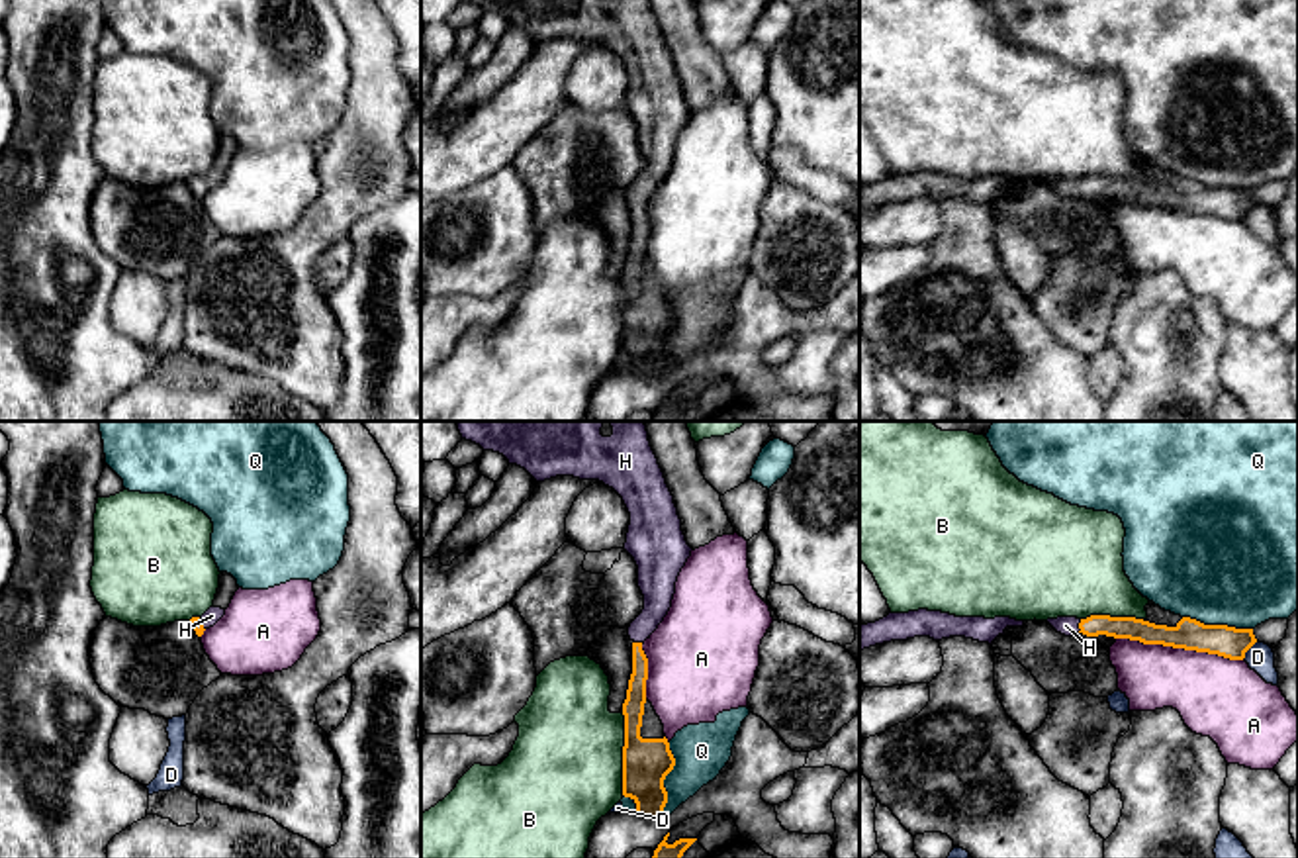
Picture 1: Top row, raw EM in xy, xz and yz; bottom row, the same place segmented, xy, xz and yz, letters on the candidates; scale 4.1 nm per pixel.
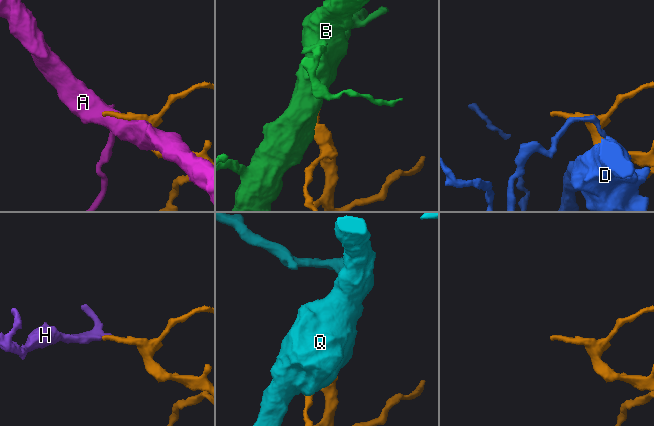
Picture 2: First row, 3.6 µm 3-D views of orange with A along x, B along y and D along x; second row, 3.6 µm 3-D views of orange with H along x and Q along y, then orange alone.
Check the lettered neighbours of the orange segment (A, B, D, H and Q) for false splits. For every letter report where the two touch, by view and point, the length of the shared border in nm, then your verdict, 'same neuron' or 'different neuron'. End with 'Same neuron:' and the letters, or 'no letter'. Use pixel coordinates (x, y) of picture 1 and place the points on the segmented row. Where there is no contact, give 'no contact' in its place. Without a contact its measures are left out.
A: contact yz (1179, 647); length 550 nm; different neuron
B: contact xz (623, 753); length 340 nm; different neuron
D: contact yz (1248, 649); length 100 nm; different neuron
H: contact yz (1079, 625); length 60 nm; same neuron
Q: contact xz (664, 778); length 300 nm; different neuron
Same neuron: H

